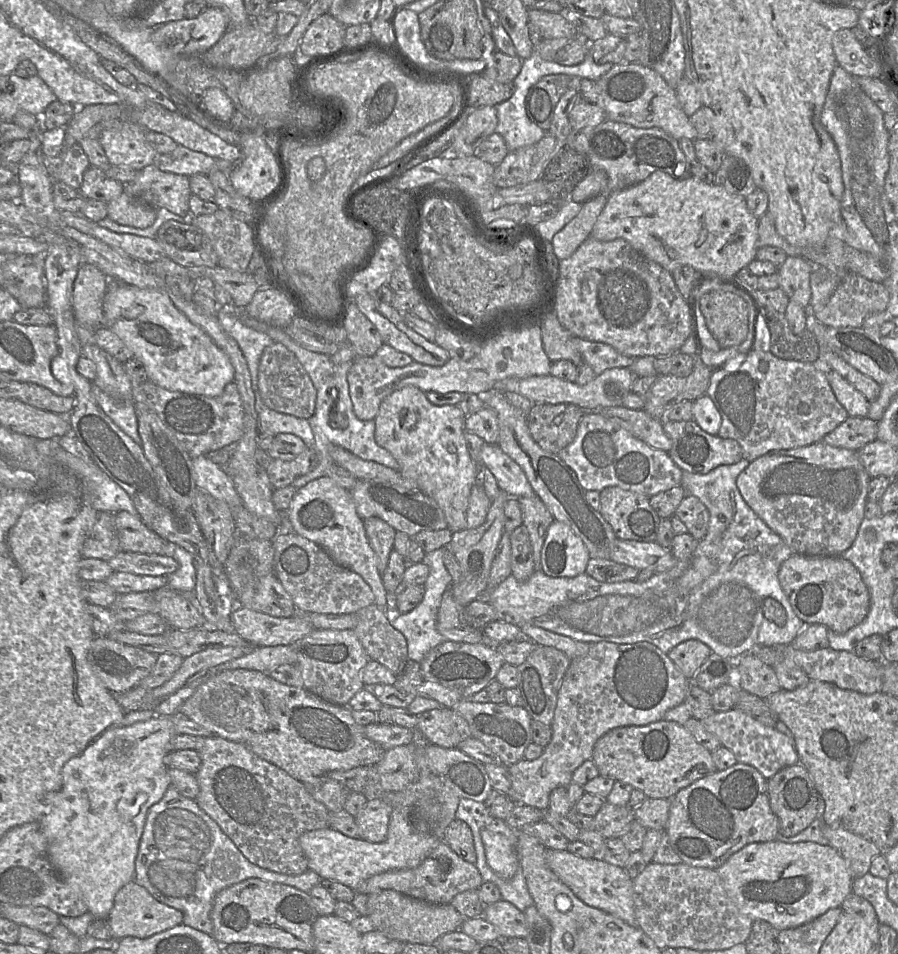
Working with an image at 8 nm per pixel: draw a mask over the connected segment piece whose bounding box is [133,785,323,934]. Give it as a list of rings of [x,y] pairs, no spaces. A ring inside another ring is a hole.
[[[170,785],[161,800],[148,810],[135,860],[133,881],[146,888],[159,902],[181,911],[182,924],[212,934],[211,911],[216,895],[222,889],[249,878],[290,885],[305,893],[310,893],[312,888],[321,884],[323,880],[316,872],[309,869],[300,875],[286,875],[251,863],[219,825],[198,806],[196,799],[183,796]]]

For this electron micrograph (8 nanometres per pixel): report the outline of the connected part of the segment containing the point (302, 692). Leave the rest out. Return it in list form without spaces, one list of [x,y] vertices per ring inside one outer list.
[[[230,669],[217,673],[203,682],[197,687],[195,692],[181,706],[179,713],[188,719],[193,720],[197,724],[204,727],[210,735],[219,736],[221,738],[239,742],[248,747],[253,753],[260,758],[283,769],[294,779],[302,782],[309,778],[317,778],[335,770],[349,770],[359,766],[376,765],[385,755],[386,750],[377,743],[370,740],[364,731],[364,726],[358,724],[348,706],[341,706],[325,701],[318,696],[312,694],[308,690],[282,684],[269,676],[269,672],[261,672],[250,669]]]

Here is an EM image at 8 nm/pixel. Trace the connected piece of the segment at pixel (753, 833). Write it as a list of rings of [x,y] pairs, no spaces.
[[[737,762],[676,793],[670,799],[668,822],[663,832],[682,862],[694,867],[718,869],[746,845],[776,840],[780,834],[779,820],[770,807],[767,783],[757,769]]]

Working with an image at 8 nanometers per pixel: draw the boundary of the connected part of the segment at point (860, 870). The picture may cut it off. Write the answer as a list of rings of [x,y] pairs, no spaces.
[[[825,824],[822,832],[828,845],[835,848],[845,859],[854,879],[867,874],[872,859],[882,853],[876,844],[841,825]]]

